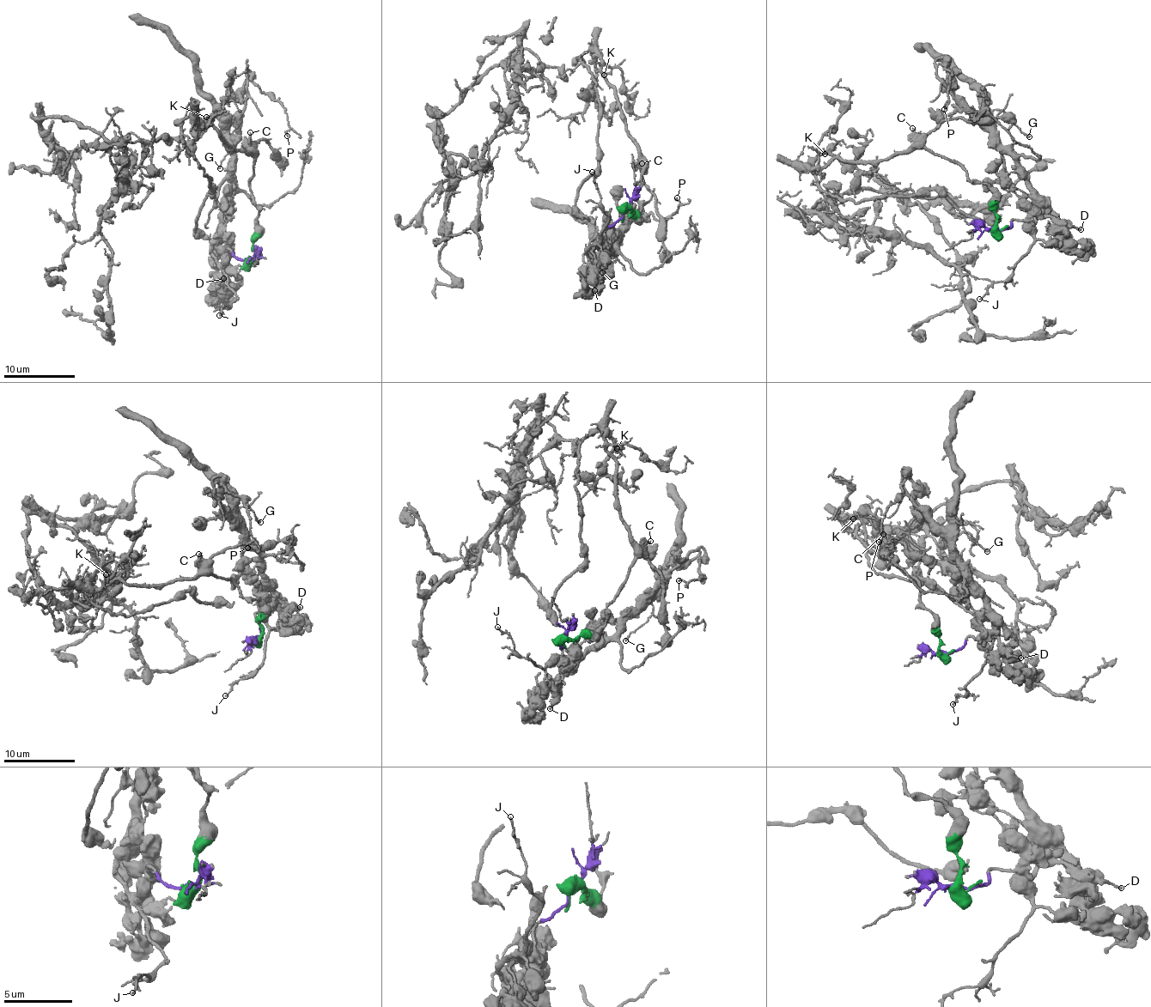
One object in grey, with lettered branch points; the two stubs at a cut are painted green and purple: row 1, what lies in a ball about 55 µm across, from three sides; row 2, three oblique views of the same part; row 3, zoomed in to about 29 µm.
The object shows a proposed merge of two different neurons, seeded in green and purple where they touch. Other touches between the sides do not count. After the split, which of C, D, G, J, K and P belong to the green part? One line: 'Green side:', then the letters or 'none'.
Green side: C, K

